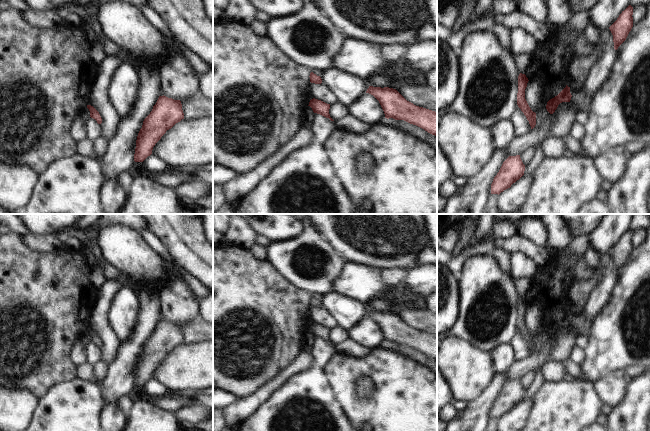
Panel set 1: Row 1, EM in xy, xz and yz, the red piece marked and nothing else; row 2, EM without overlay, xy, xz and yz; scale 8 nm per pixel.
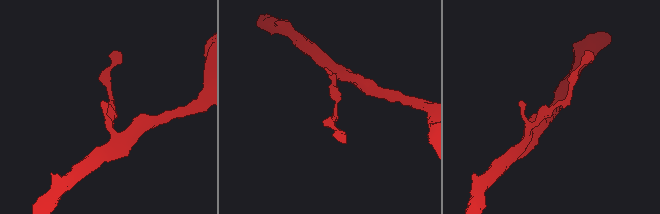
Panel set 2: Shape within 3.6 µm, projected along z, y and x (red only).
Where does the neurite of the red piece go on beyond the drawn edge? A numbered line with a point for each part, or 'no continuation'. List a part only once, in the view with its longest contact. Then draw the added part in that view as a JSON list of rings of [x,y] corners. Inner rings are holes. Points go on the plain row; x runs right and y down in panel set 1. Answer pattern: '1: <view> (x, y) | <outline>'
no continuation

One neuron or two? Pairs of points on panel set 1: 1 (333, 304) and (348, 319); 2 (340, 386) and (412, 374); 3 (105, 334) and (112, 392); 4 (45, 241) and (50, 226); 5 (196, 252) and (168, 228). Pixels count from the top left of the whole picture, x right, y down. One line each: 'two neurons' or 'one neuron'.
1: one neuron
2: one neuron
3: two neurons
4: two neurons
5: one neuron

